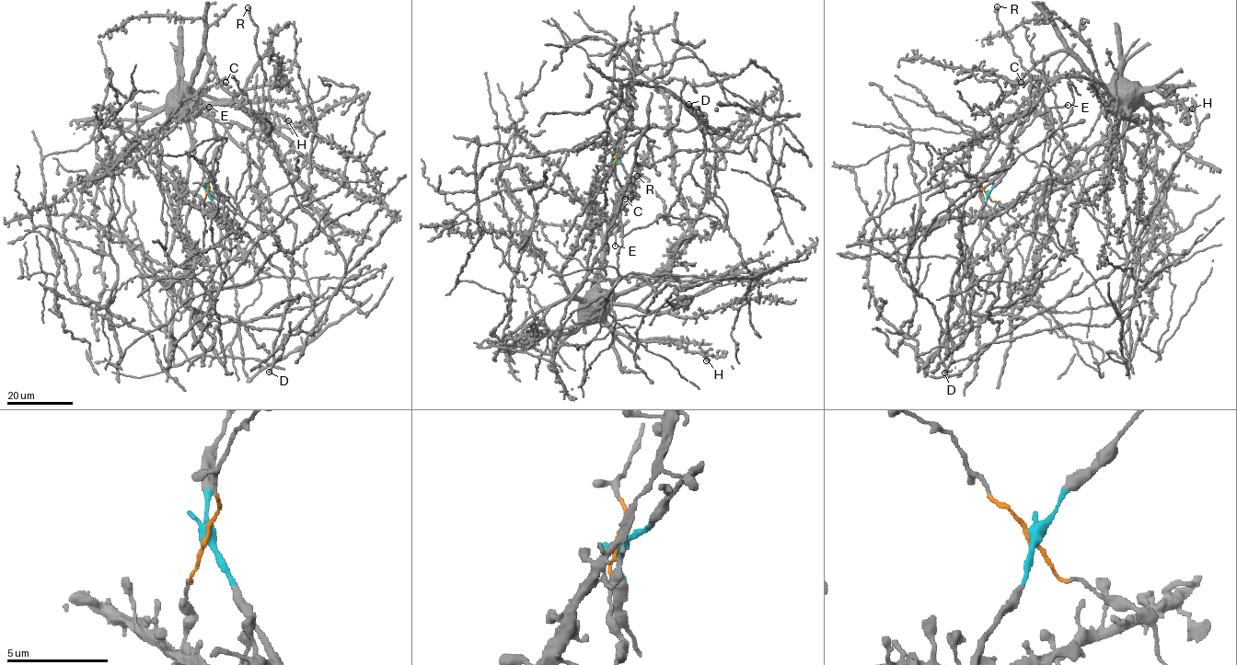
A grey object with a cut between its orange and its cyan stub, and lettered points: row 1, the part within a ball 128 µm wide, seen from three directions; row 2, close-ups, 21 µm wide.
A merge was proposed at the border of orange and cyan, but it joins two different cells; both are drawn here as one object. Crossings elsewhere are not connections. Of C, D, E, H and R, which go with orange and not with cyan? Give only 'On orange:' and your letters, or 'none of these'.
On orange: C, H

